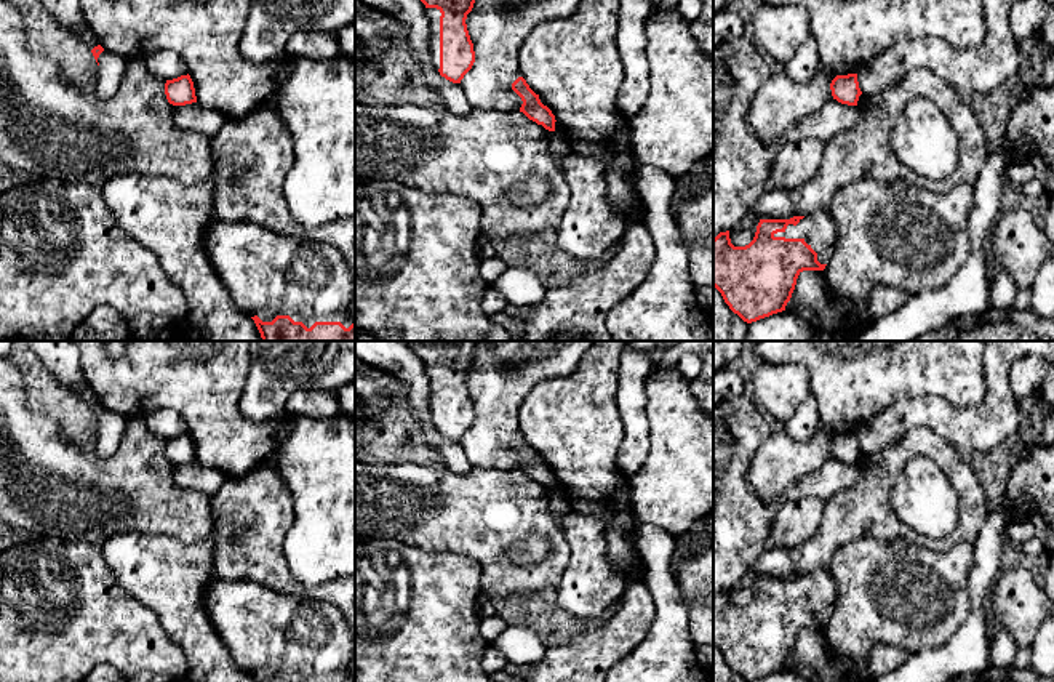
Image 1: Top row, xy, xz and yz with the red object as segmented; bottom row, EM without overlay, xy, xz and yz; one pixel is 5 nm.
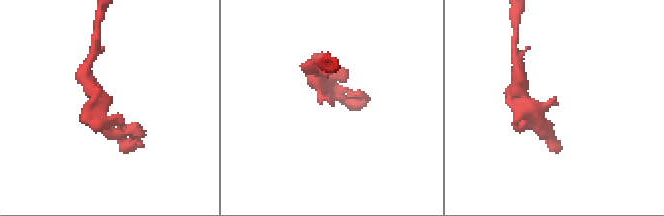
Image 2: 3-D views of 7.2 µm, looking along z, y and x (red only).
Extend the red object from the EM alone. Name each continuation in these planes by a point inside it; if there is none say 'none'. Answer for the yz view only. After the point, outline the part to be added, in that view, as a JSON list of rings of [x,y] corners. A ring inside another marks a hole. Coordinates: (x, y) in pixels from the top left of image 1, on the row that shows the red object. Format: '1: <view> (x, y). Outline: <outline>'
1: yz (818, 229). Outline: [[[827,210],[806,215],[796,226],[789,224],[774,237],[803,239],[816,253],[820,264],[827,264],[836,247],[835,219]]]

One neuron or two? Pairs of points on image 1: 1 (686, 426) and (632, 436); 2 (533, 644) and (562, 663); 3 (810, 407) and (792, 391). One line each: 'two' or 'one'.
1: two
2: two
3: two

